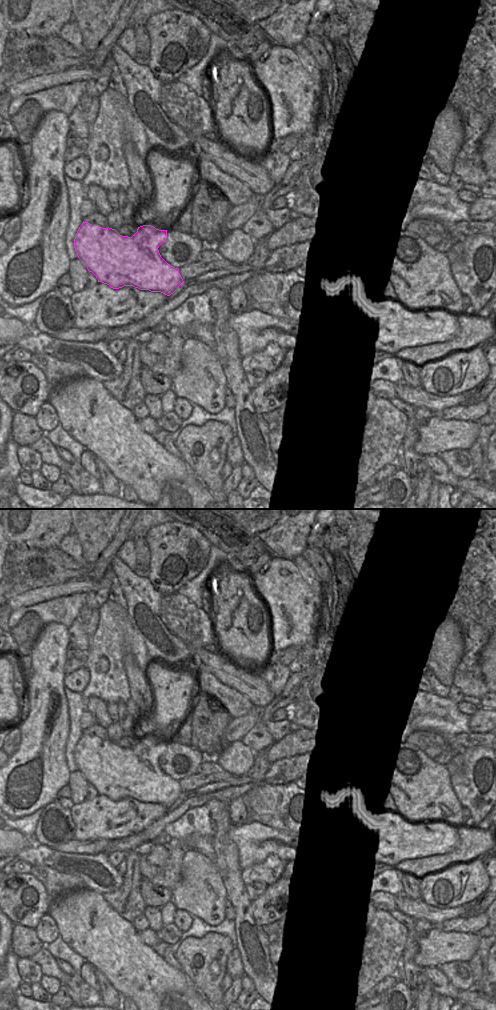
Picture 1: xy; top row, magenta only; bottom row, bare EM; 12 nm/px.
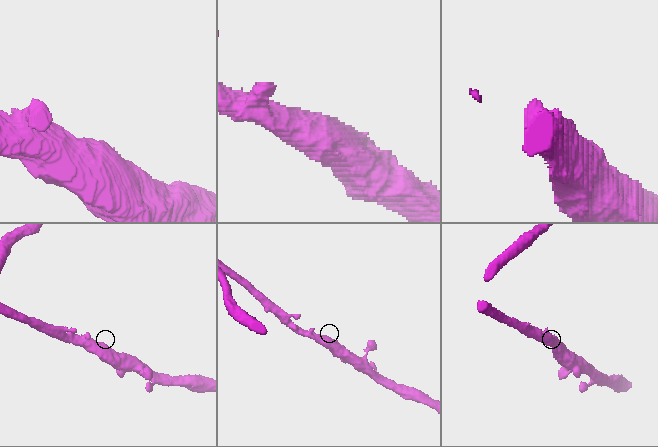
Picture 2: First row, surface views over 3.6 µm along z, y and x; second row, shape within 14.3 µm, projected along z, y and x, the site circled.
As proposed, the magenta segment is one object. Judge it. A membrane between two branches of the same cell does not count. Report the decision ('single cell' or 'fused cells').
single cell

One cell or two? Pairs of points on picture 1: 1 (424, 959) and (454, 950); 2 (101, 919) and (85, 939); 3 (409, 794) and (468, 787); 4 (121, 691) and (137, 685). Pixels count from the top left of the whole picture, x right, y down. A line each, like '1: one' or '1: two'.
1: one
2: one
3: two
4: two

